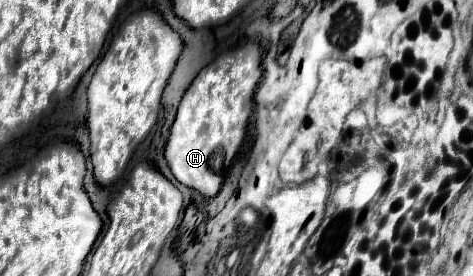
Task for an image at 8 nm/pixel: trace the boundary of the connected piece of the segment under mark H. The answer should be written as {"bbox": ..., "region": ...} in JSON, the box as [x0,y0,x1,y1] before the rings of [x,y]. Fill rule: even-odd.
{"bbox":[164,42,262,198],"region":[[[246,42],[212,60],[186,90],[164,152],[168,166],[180,184],[194,188],[208,198],[218,194],[224,174],[228,174],[246,134],[246,124],[254,106],[254,92],[262,78],[260,62],[260,46],[256,42]]]}

